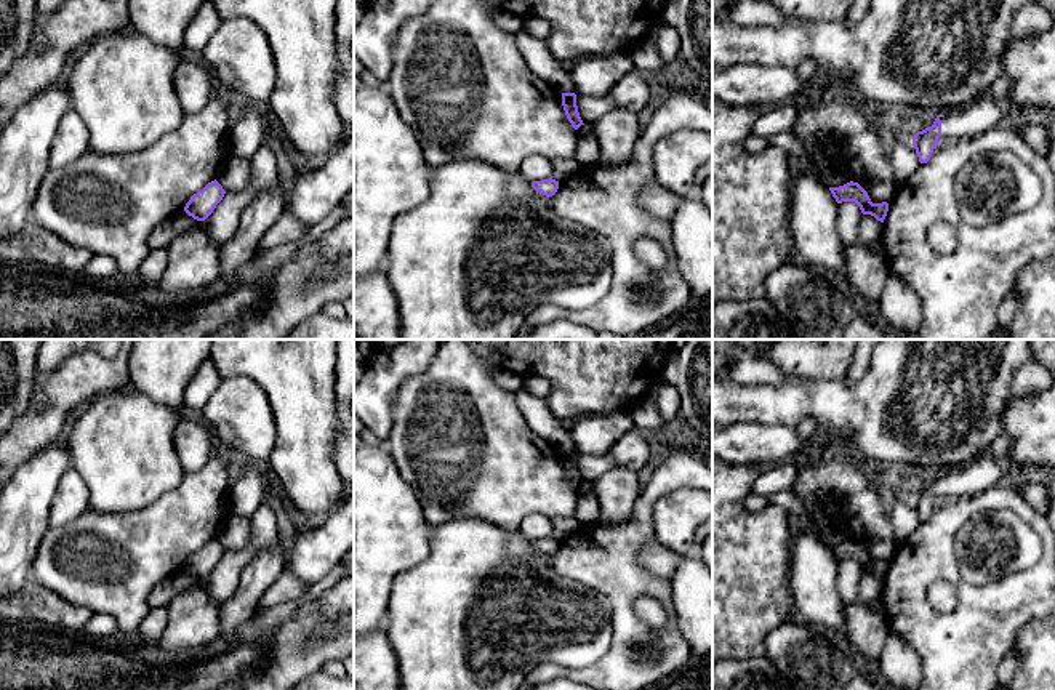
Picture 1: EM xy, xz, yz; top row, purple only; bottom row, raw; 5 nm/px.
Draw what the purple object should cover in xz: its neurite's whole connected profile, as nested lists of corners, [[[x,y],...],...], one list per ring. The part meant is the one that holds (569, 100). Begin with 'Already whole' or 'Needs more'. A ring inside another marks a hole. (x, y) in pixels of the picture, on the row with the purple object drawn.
Already whole. [[[562,93],[562,106],[564,106],[568,122],[572,123],[575,130],[584,125],[578,112],[575,93]]]

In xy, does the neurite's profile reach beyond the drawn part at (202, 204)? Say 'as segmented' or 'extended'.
as segmented

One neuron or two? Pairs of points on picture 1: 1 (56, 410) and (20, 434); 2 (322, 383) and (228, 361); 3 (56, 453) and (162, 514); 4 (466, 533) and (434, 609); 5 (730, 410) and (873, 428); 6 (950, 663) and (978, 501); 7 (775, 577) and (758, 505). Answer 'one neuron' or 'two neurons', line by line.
1: one neuron
2: one neuron
3: two neurons
4: one neuron
5: one neuron
6: one neuron
7: two neurons

